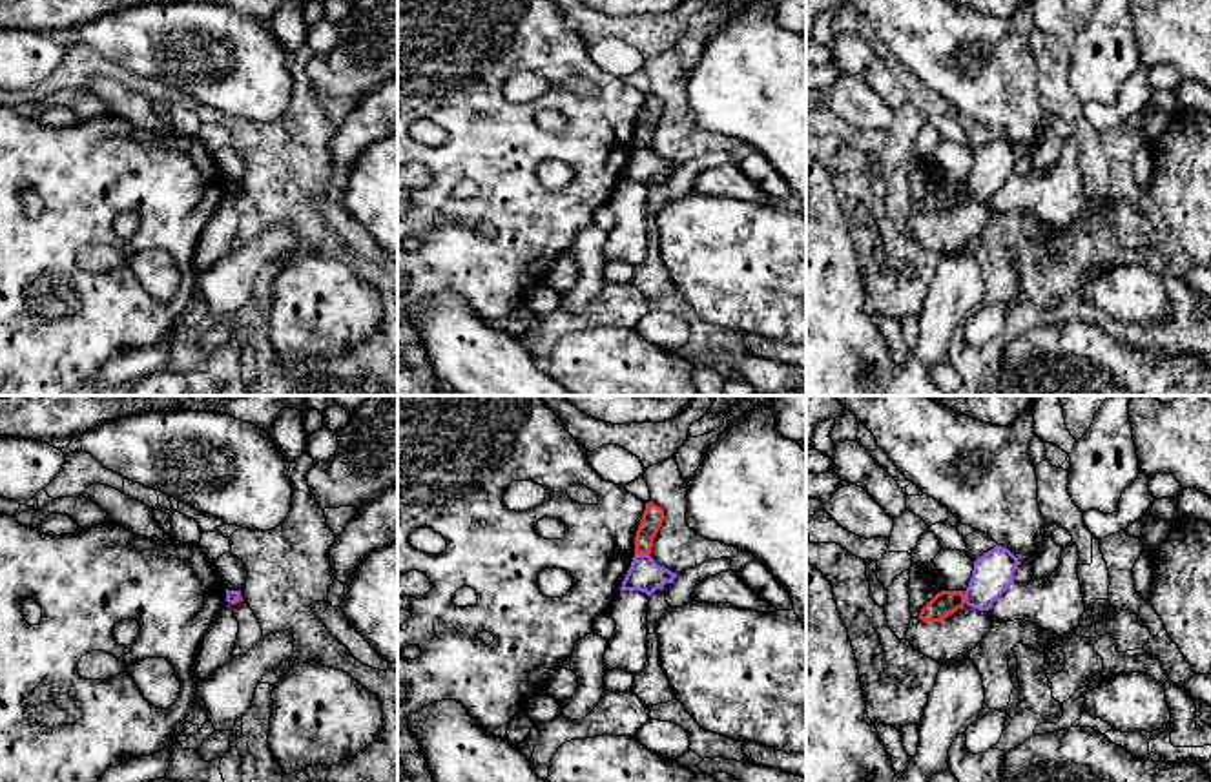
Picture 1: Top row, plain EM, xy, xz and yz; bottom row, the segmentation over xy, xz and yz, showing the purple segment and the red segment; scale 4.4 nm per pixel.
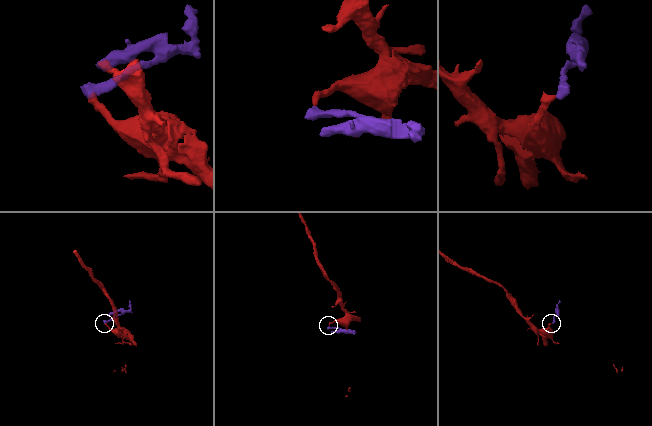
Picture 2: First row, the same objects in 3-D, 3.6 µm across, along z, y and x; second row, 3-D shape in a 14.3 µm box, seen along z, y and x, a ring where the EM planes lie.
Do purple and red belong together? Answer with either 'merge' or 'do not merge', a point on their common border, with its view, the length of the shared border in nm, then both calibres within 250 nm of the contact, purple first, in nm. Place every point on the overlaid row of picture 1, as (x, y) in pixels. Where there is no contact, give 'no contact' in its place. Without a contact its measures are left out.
do not merge | xz (642, 555) | 60 nm | 150/100 nm

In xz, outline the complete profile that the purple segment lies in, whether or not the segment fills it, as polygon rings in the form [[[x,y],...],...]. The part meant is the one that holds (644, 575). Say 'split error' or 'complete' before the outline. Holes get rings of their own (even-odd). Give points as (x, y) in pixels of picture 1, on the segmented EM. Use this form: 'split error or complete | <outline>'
complete | [[[635,554],[620,591],[640,591],[651,596],[666,583],[673,583],[677,572],[658,565],[649,554]]]

